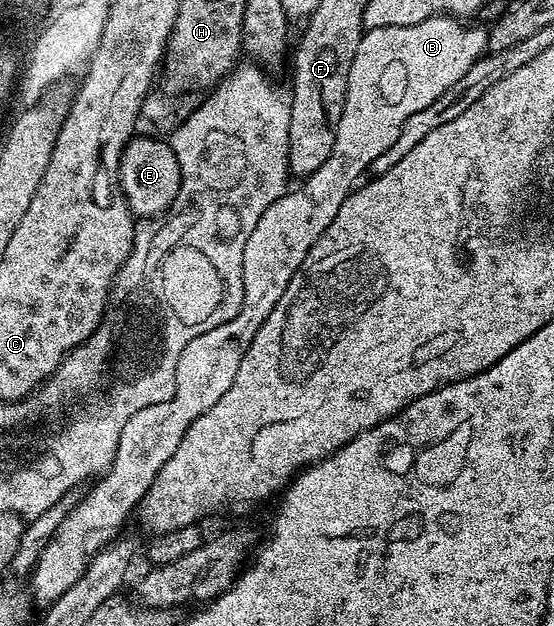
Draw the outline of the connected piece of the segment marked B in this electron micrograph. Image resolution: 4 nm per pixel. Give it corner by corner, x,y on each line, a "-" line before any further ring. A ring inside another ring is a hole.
434,16
421,20
417,24
408,26
390,26
389,28
370,27
364,33
361,44
357,44
357,56
353,56
353,68
349,68
349,88
345,92
345,108
341,108
341,120
337,120
337,140
333,140
333,152
329,152
329,160
317,168
309,177
302,179
299,187
288,189
276,202
269,204
265,212
261,212
261,220
257,220
257,228
249,232
249,240
245,240
245,248
241,256
241,284
243,285
243,303
233,316
233,320
225,320
225,324
217,324
217,328
209,328
209,332
201,332
201,336
193,336
181,356
177,356
177,372
175,373
175,391
169,400
161,404
149,404
149,408
141,408
129,416
125,428
121,428
121,440
117,440
115,458
107,467
105,473
98,479
100,481
86,495
80,497
79,503
61,520
57,532
45,544
41,556
35,561
35,569
30,571
31,590
33,602
36,607
46,608
57,600
64,592
69,592
77,580
85,572
91,562
91,557
116,535
119,525
136,509
138,502
143,499
149,490
157,472
173,456
181,436
189,428
197,416
209,412
221,396
229,390
237,376
237,368
241,360
245,360
245,352
249,352
249,344
253,344
253,336
257,336
257,328
265,324
269,312
277,308
277,300
285,296
285,288
289,288
289,280
301,268
305,256
321,240
325,228
333,224
333,216
341,212
341,204
356,189
357,183
370,171
373,160
385,152
385,148
393,145
393,140
405,128
405,120
413,116
413,112
421,112
421,108
433,104
441,92
452,87
469,68
473,67
484,54
488,53
487,32
488,27
466,26
466,21
455,16

